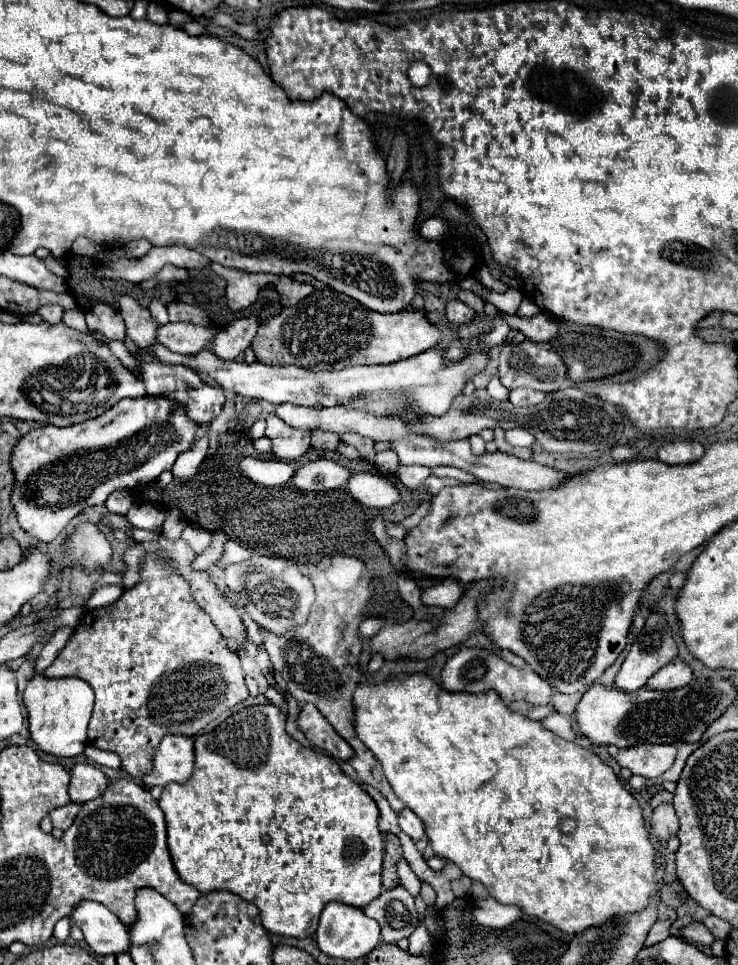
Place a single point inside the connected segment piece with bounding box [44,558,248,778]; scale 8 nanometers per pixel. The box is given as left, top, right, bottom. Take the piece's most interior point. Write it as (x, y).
(157, 664)

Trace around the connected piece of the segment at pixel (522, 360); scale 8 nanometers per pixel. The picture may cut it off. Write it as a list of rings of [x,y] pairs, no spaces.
[[[530,340],[522,342],[506,342],[500,352],[500,382],[508,390],[516,388],[532,388],[532,390],[546,390],[554,392],[562,386],[566,380],[566,366],[562,358],[556,354],[556,350],[550,344],[536,344]]]

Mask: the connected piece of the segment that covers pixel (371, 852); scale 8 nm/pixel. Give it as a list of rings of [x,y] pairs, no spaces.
[[[260,704],[252,708],[244,708],[232,716],[228,716],[222,724],[218,724],[212,732],[200,734],[194,740],[196,748],[196,762],[194,762],[194,774],[186,784],[168,784],[162,790],[160,796],[160,808],[166,814],[166,826],[168,826],[168,848],[174,862],[174,868],[178,876],[192,884],[200,892],[212,892],[212,890],[228,890],[238,894],[240,898],[248,902],[258,902],[260,914],[264,914],[264,928],[272,934],[284,934],[294,938],[308,938],[316,932],[318,918],[324,910],[324,906],[332,900],[364,908],[382,892],[382,862],[384,862],[384,834],[378,828],[380,812],[376,802],[368,796],[368,792],[354,780],[350,780],[342,768],[324,752],[316,752],[314,748],[306,748],[300,742],[296,742],[286,732],[286,714],[274,706],[274,704]]]

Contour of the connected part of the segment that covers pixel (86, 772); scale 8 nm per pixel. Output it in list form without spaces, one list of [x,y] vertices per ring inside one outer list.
[[[76,764],[70,770],[70,800],[84,804],[88,800],[94,800],[104,794],[108,786],[108,778],[90,764]]]

